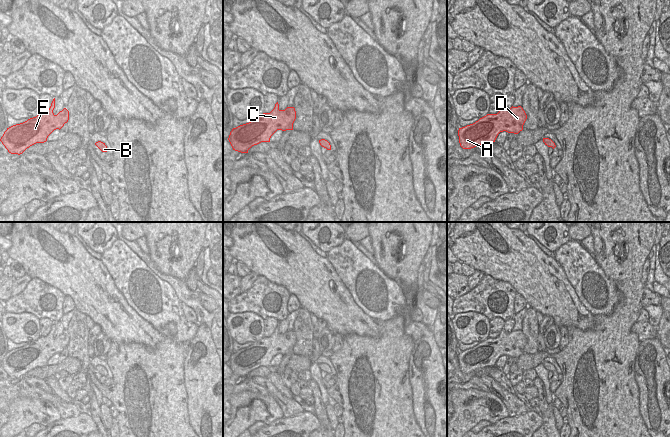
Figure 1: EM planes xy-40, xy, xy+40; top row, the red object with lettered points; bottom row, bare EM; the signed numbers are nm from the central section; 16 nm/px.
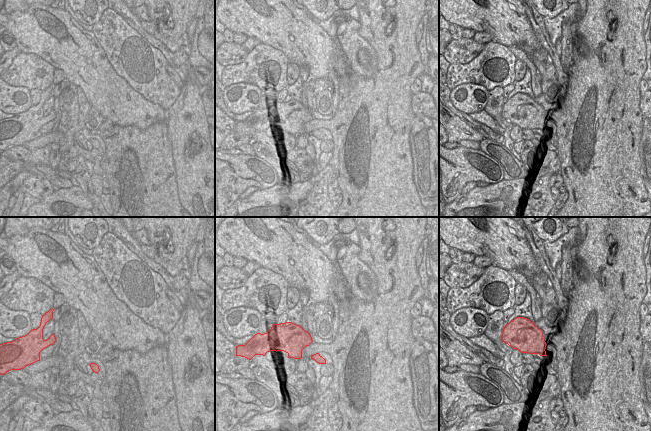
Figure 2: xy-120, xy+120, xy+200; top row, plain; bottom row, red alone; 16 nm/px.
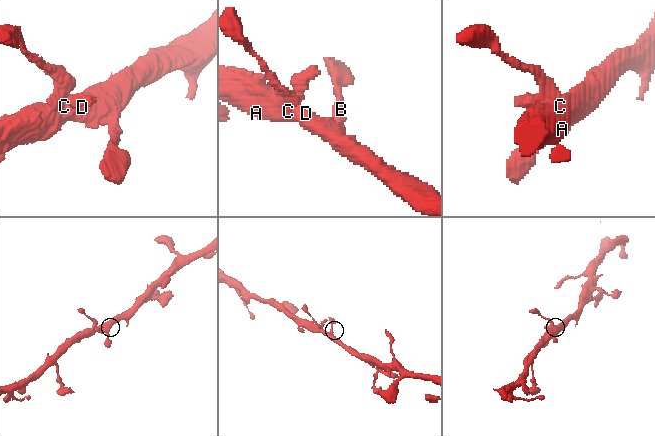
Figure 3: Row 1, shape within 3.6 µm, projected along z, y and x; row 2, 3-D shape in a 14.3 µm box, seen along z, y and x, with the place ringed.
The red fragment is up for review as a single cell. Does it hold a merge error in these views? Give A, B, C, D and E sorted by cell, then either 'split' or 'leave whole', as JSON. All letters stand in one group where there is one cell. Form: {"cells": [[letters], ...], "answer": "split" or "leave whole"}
{"cells": [["A", "B", "C", "D", "E"]], "answer": "leave whole"}

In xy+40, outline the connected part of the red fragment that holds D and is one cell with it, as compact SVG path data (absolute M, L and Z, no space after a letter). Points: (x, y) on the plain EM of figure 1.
M501 330L497 338L487 338L473 348L459 352L459 367L471 373L484 367L495 366L500 356L518 358L523 354L527 339L521 330L506 333Z

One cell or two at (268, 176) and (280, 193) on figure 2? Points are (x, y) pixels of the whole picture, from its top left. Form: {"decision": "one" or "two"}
{"decision": "two"}

